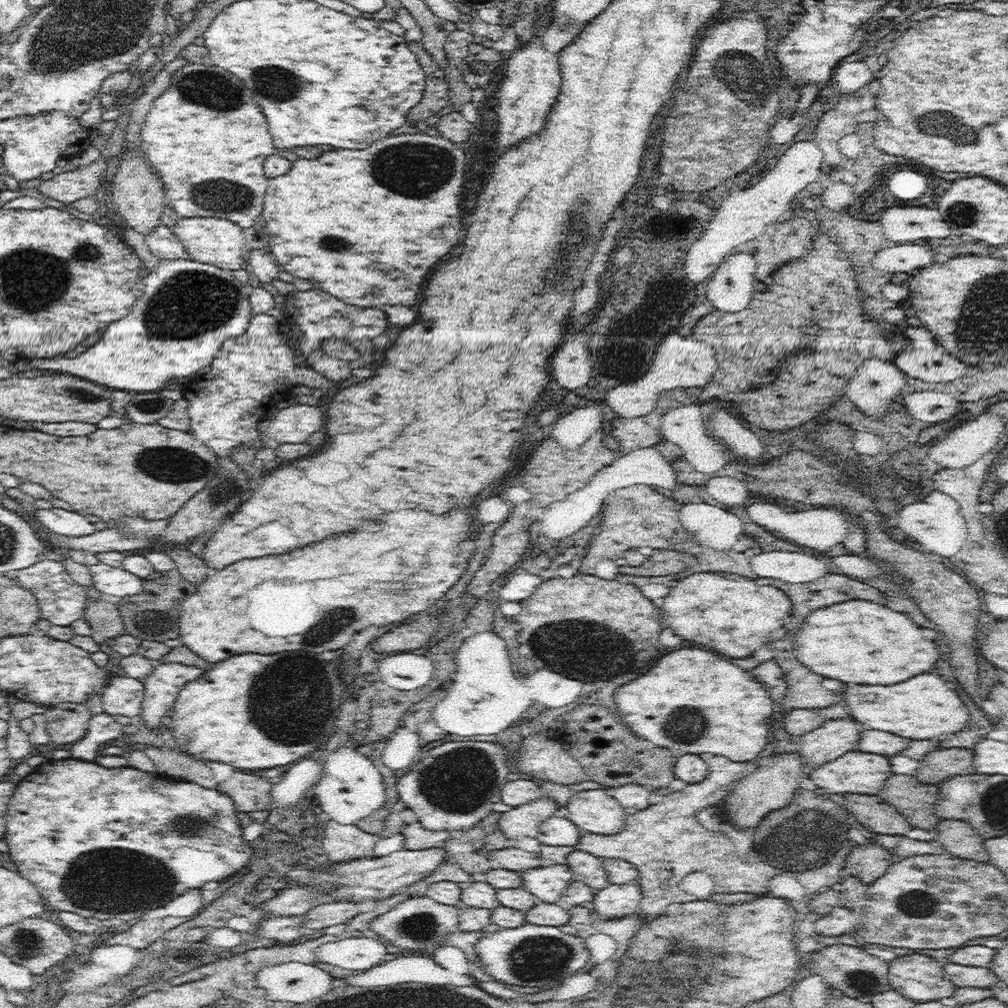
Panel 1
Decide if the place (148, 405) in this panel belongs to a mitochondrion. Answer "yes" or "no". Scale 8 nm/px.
yes

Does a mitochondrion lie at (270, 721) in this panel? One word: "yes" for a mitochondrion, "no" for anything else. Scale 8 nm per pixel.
yes

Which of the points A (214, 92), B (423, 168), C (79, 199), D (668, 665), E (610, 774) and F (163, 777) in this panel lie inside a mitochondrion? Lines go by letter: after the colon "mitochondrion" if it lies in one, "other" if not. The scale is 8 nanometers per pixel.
A: mitochondrion
B: mitochondrion
C: other
D: other
E: other
F: other

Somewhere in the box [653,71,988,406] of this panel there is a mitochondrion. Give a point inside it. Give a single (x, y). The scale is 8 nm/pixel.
(949, 124)

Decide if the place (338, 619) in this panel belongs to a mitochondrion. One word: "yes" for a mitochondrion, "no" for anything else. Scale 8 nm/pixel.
yes

